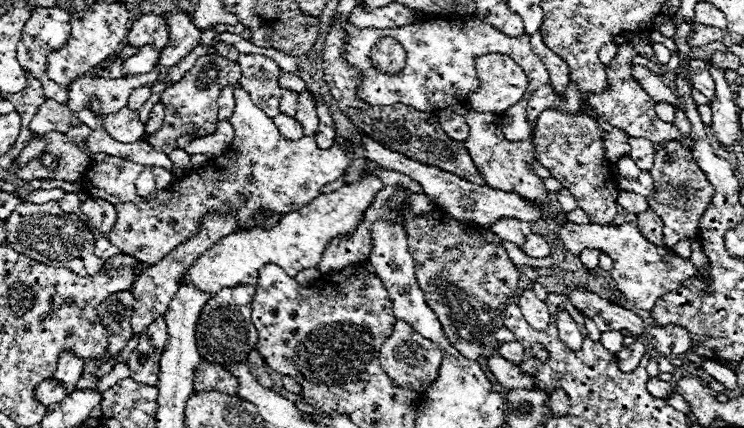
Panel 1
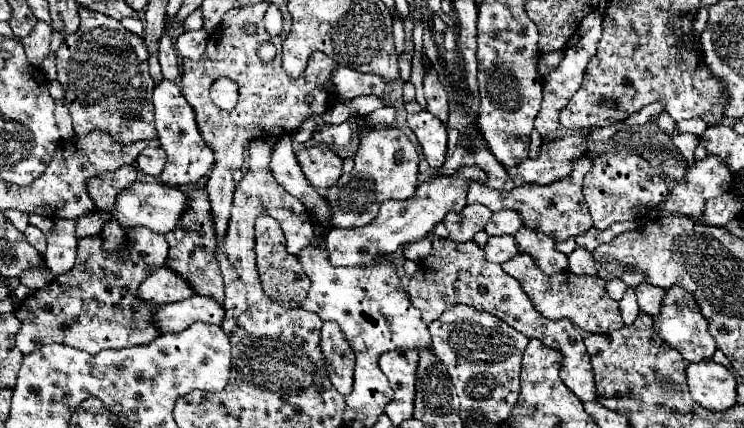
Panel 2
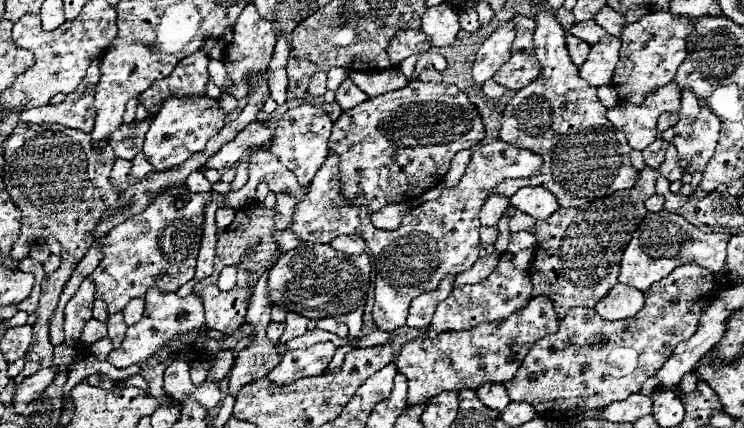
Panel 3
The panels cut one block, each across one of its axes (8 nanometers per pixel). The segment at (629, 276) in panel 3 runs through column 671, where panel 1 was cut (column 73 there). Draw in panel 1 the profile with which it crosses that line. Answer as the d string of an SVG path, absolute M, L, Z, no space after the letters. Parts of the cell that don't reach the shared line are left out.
M58 202L46 204L20 204L6 220L6 244L16 252L38 260L40 264L50 264L52 268L70 268L78 276L94 276L106 270L106 264L94 256L96 236L86 228L86 222L74 212L62 212Z

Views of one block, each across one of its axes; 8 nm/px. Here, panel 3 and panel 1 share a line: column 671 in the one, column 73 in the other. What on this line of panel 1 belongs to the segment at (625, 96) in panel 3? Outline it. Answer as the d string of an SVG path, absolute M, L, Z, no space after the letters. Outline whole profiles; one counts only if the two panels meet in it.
M116 2L114 4L92 4L90 8L82 12L70 14L70 26L72 26L70 40L58 52L50 52L50 56L46 58L48 78L60 86L68 86L74 80L86 74L92 74L92 70L102 66L102 62L122 52L124 46L120 44L126 42L126 36L130 30L130 14L126 6L120 6Z

